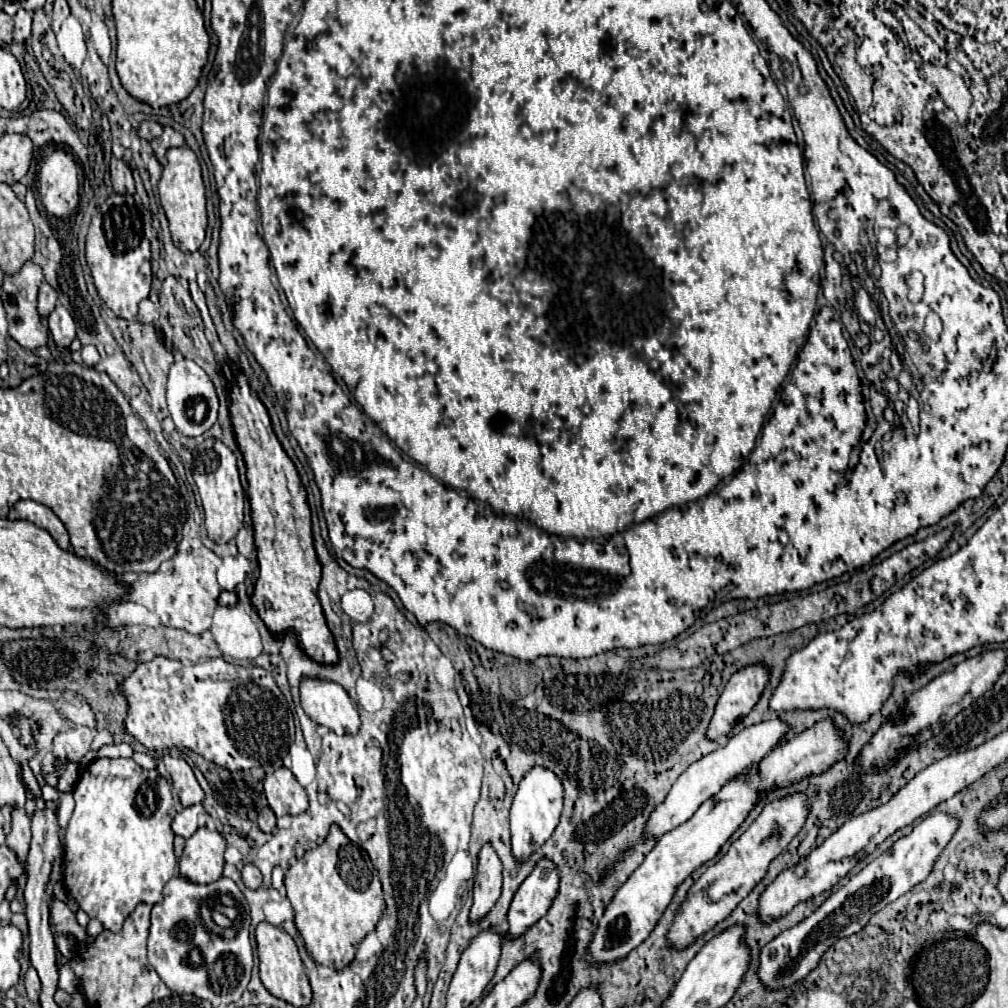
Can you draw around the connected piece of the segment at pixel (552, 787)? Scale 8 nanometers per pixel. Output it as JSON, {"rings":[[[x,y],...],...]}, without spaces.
{"rings":[[[533,767],[533,771],[529,771],[523,777],[511,807],[511,849],[517,861],[527,861],[529,855],[535,853],[551,837],[553,829],[559,823],[561,809],[563,809],[563,787],[557,775],[543,767]]]}

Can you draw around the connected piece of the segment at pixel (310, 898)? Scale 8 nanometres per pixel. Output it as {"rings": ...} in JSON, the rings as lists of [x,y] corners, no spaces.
{"rings":[[[331,825],[325,841],[297,859],[285,873],[287,899],[295,911],[295,925],[305,941],[309,955],[325,965],[343,969],[351,963],[357,945],[371,933],[383,915],[385,901],[377,871],[363,849]]]}

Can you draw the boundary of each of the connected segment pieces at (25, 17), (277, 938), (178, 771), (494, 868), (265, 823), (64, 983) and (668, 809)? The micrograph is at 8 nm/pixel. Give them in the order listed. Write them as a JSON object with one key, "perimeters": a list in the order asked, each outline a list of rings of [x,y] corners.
{"perimeters":[[[[19,9],[15,19],[15,31],[13,31],[13,39],[17,43],[23,43],[25,39],[29,39],[31,35],[31,13],[27,13],[25,9]]],[[[263,921],[255,929],[255,939],[257,939],[257,953],[259,953],[259,971],[261,971],[261,981],[265,989],[271,995],[275,995],[277,999],[283,999],[295,1007],[305,1007],[307,1003],[311,1003],[313,993],[307,981],[307,975],[303,971],[303,963],[301,963],[297,945],[291,939],[291,935],[285,933],[281,927],[275,927]]],[[[163,755],[163,763],[171,775],[173,789],[177,791],[183,807],[191,807],[205,799],[205,793],[193,775],[193,769],[187,765],[187,761],[183,757]]],[[[491,845],[483,847],[479,853],[477,877],[473,887],[473,907],[469,913],[471,921],[481,921],[497,903],[501,895],[501,863]]],[[[263,807],[263,809],[259,811],[257,823],[259,823],[259,829],[261,829],[261,831],[271,833],[271,831],[275,829],[275,813],[273,813],[269,807]]],[[[69,961],[63,963],[63,965],[59,965],[59,981],[57,981],[57,987],[63,989],[63,991],[67,991],[69,995],[77,991],[77,977],[75,977],[75,973],[71,971]]],[[[771,719],[771,721],[763,721],[759,725],[747,727],[741,733],[733,735],[729,739],[727,745],[719,747],[717,751],[713,751],[711,755],[705,755],[703,759],[695,761],[693,765],[689,765],[679,779],[675,781],[675,785],[671,787],[669,795],[665,797],[665,801],[661,805],[657,805],[657,809],[651,813],[651,817],[647,819],[645,825],[645,837],[649,839],[659,839],[661,835],[665,835],[667,831],[675,829],[677,825],[685,823],[687,819],[693,817],[693,813],[701,807],[701,803],[705,803],[709,797],[717,795],[719,789],[733,777],[737,777],[741,771],[745,771],[747,767],[759,763],[777,743],[779,739],[787,733],[787,725],[781,719]]]]}

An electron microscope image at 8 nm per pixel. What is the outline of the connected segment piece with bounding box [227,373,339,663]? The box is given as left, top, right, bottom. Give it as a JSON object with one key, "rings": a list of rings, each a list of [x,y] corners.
{"rings":[[[237,373],[235,381],[227,383],[227,393],[231,399],[229,411],[233,429],[247,465],[249,503],[261,569],[253,591],[253,605],[265,625],[271,627],[271,631],[293,631],[307,655],[319,659],[319,663],[335,663],[335,659],[339,659],[335,641],[331,631],[327,629],[325,615],[317,599],[321,565],[313,549],[311,511],[307,505],[305,487],[301,485],[295,465],[273,433],[267,409],[257,399],[255,391],[251,391],[249,381],[243,373]]]}

